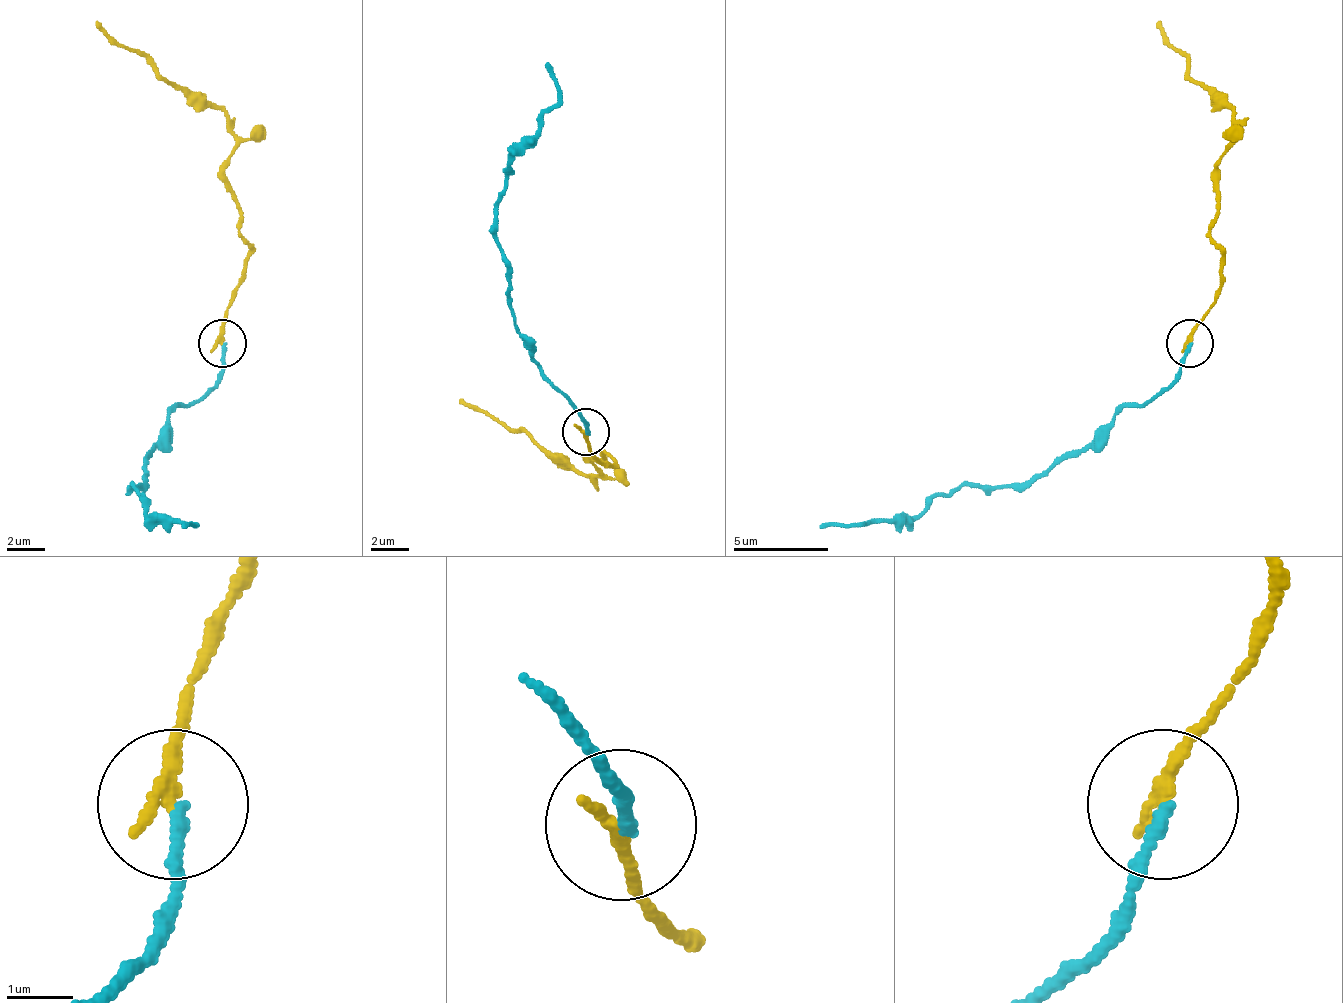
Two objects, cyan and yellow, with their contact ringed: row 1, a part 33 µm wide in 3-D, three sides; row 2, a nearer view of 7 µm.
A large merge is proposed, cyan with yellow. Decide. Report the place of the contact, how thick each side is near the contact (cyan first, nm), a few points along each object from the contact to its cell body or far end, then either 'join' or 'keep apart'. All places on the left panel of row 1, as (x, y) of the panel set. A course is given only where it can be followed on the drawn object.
(222, 343) | 180/200 nm | cyan via (223, 342), (223, 375), (199, 399), (181, 403), (133, 484), (152, 517), (195, 522), (181, 527) | yellow via (223, 342), (237, 285), (252, 252), (242, 233), (223, 171), (237, 133), (223, 114), (190, 100), (95, 19) | keep apart

